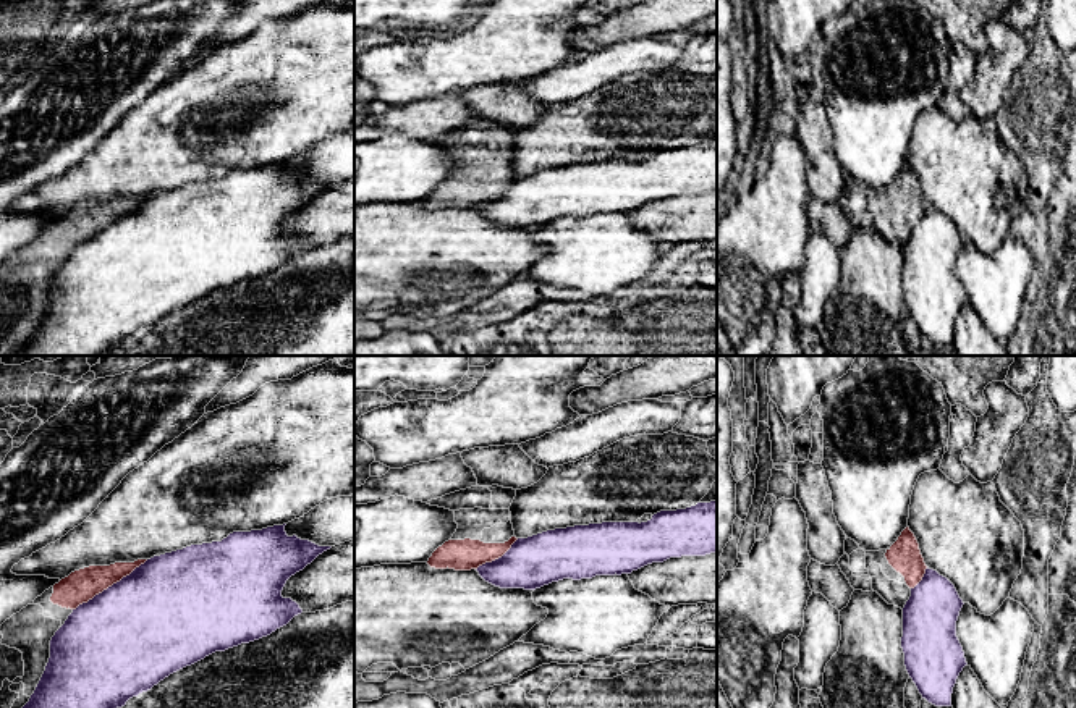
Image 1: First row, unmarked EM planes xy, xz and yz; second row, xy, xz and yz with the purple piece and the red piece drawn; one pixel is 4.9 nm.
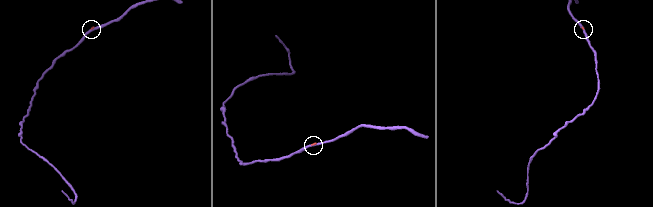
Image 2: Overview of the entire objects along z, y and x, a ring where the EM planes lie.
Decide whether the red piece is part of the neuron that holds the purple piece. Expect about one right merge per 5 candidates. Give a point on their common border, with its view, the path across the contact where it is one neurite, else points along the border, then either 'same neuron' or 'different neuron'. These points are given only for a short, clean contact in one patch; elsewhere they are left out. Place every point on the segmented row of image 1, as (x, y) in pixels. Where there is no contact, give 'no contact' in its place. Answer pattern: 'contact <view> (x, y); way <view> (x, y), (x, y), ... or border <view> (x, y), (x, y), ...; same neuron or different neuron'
contact xy (112, 585); different neuron

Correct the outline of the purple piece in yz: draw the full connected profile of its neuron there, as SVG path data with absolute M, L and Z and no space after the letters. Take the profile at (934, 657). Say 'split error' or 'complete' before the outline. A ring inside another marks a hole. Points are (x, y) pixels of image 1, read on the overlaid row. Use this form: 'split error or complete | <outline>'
complete | M927 567L903 608L904 666L922 698L935 706L951 706L953 687L968 664L956 637L963 605L955 585Z

